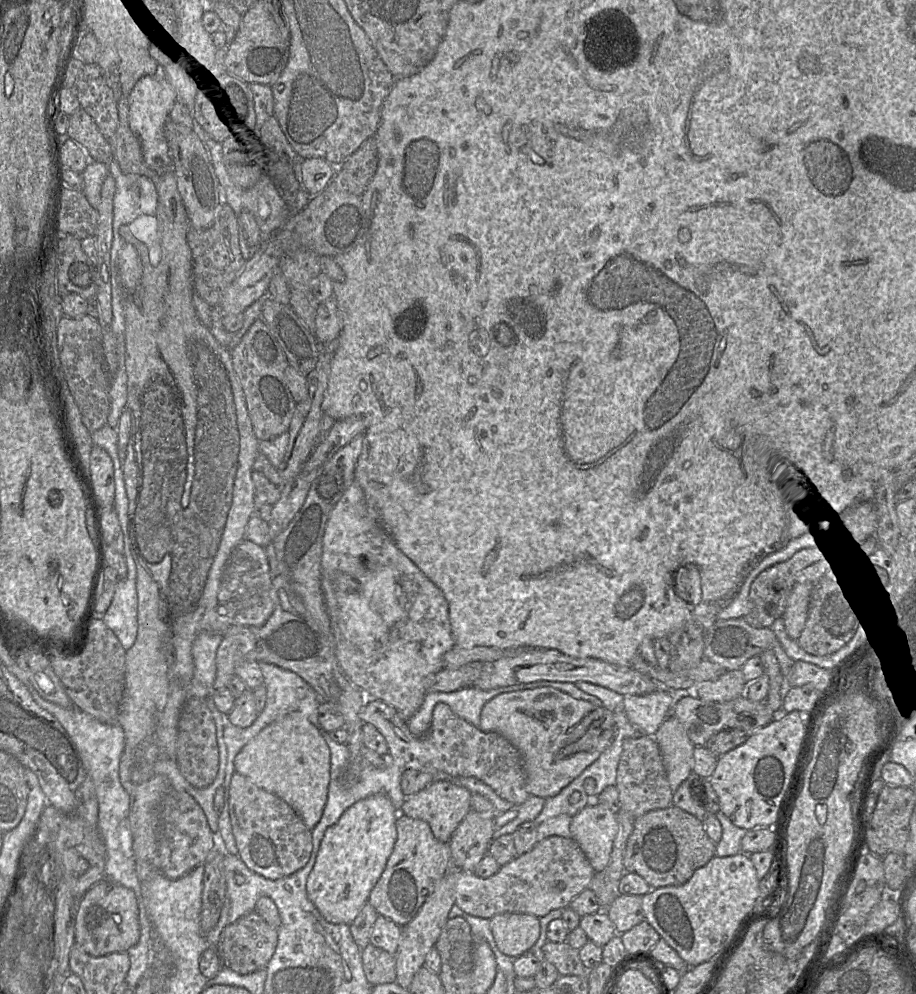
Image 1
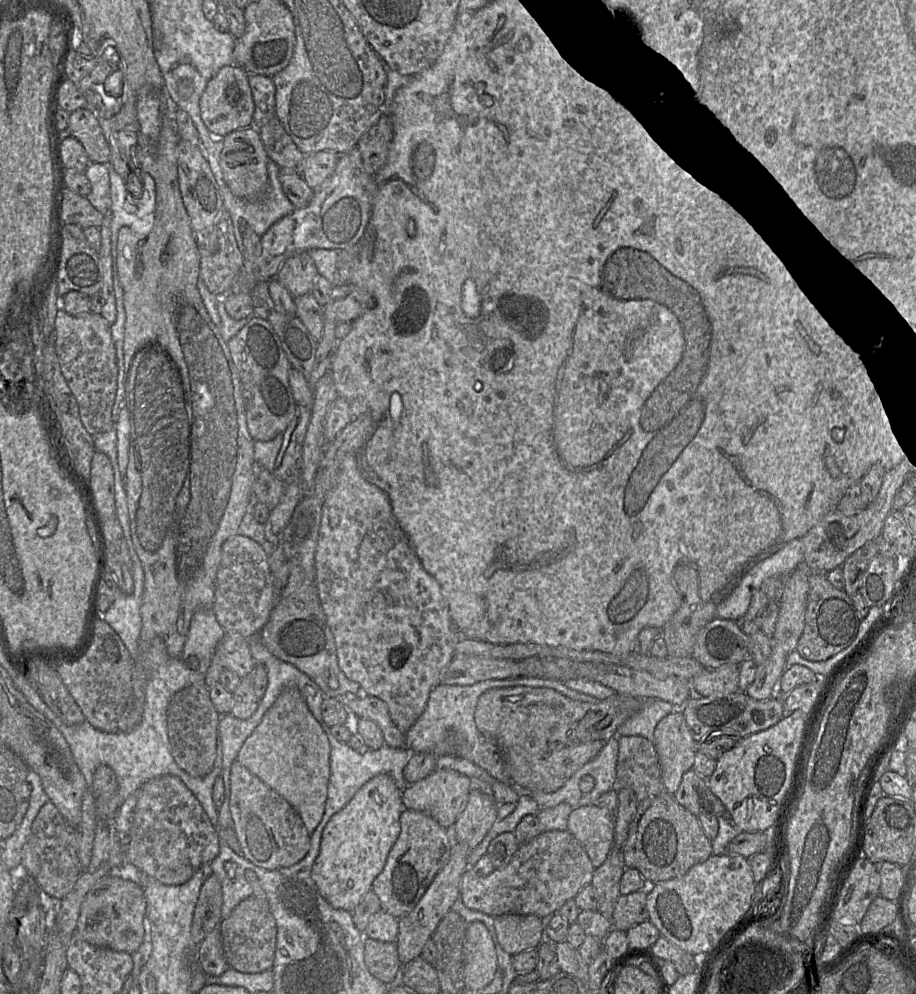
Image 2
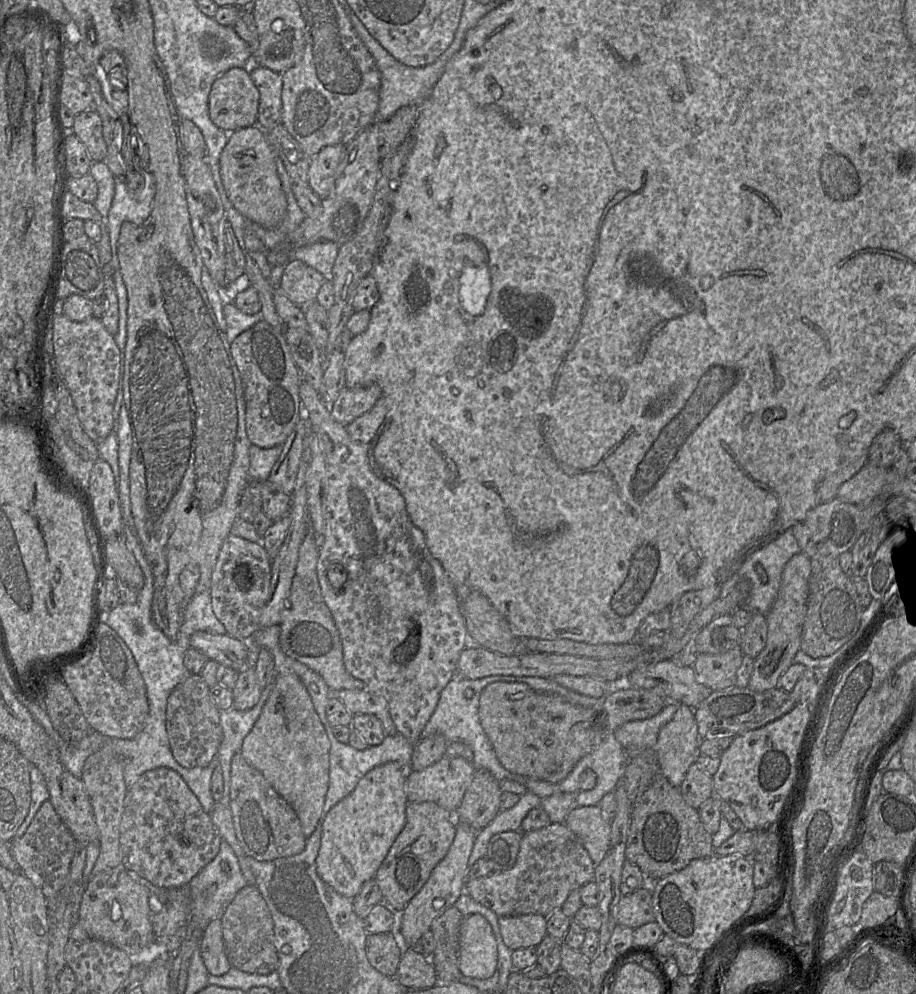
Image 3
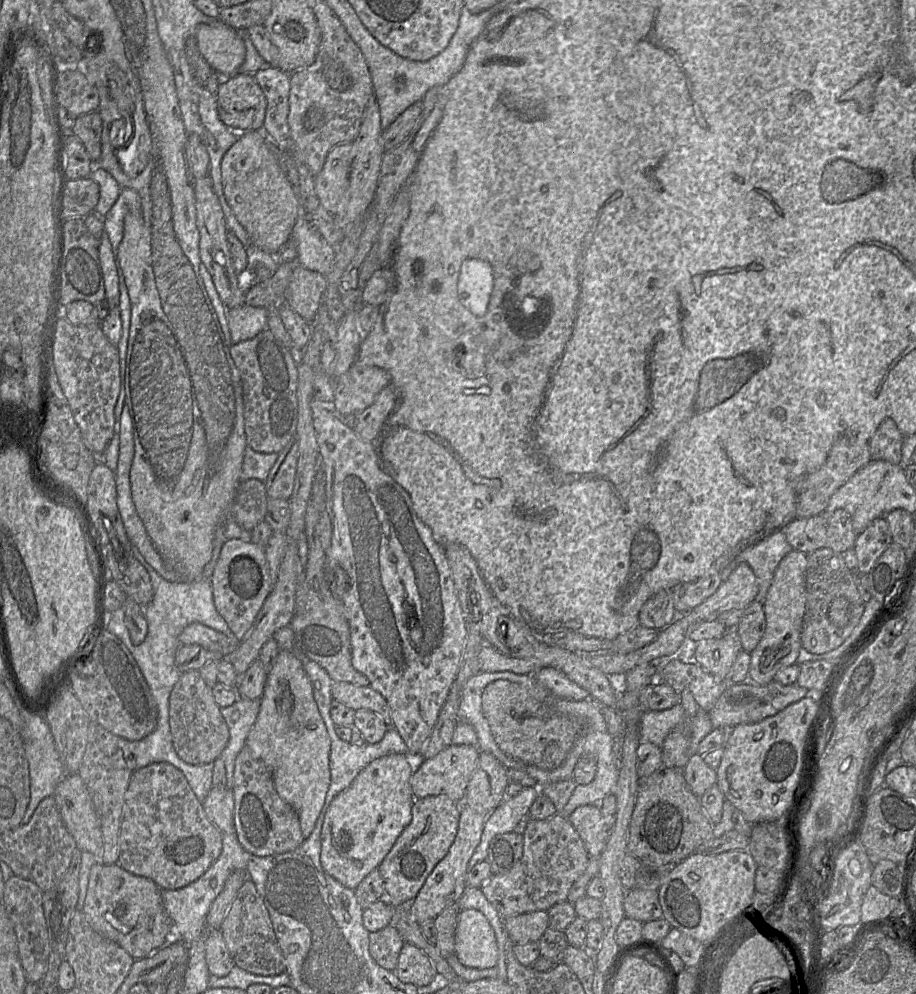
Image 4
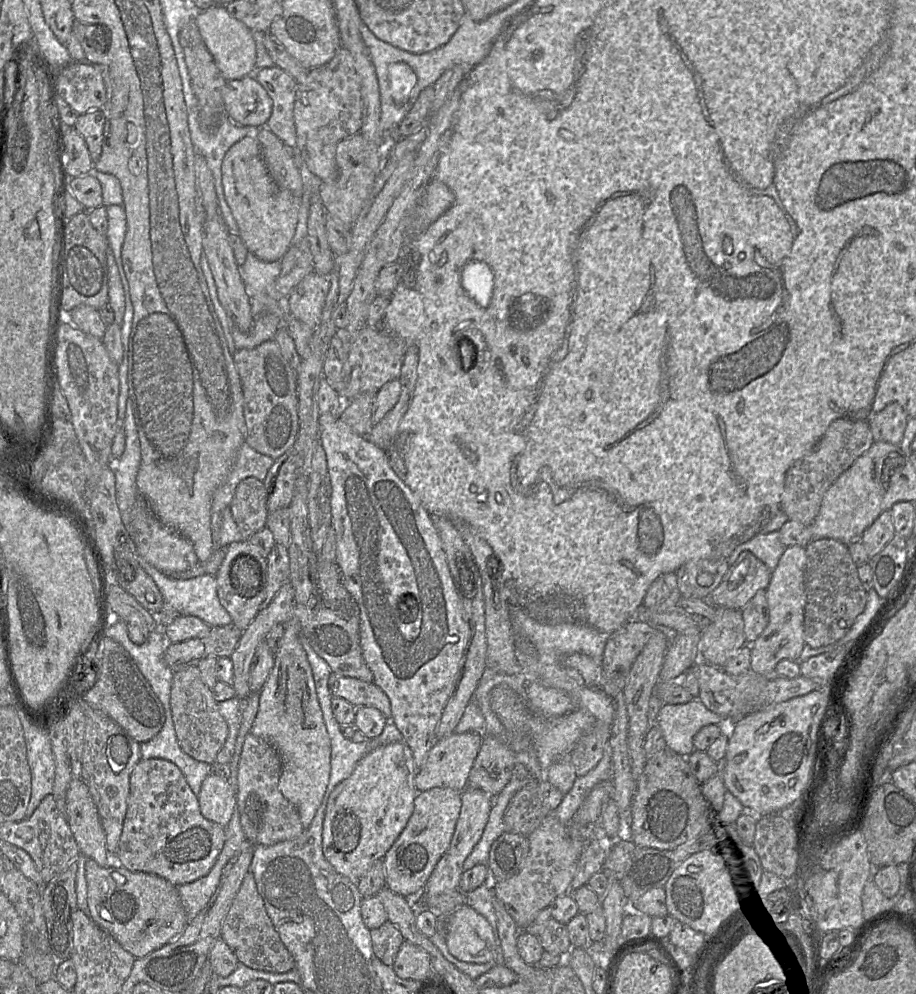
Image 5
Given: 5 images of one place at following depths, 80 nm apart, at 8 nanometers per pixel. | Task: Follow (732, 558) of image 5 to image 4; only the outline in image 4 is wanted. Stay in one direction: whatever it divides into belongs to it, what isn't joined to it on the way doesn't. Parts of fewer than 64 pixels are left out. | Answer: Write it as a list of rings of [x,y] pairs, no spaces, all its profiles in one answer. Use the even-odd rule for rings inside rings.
[[[783,530],[774,531],[739,553],[726,568],[720,571],[721,578],[725,581],[738,564],[747,563],[757,579],[758,592],[755,600],[764,603],[778,564],[791,550],[793,548],[787,542]]]

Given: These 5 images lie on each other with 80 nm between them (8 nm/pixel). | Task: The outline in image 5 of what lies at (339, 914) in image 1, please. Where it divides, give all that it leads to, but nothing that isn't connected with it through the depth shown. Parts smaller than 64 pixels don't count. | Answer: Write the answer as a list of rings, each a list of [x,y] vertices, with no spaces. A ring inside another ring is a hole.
[[[404,741],[395,742],[367,753],[351,776],[334,788],[325,811],[322,845],[325,858],[338,873],[358,881],[376,860],[384,858],[413,813],[418,793],[414,784],[417,770],[410,747]]]

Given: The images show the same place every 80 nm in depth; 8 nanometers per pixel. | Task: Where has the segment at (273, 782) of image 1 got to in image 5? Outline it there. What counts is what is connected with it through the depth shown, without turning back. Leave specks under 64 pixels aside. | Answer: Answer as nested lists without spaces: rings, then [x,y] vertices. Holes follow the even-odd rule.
[[[293,616],[284,624],[281,645],[275,654],[273,668],[260,690],[259,709],[250,733],[267,741],[278,751],[282,763],[279,790],[296,807],[301,824],[306,829],[321,805],[329,782],[331,747],[301,637],[301,625]]]

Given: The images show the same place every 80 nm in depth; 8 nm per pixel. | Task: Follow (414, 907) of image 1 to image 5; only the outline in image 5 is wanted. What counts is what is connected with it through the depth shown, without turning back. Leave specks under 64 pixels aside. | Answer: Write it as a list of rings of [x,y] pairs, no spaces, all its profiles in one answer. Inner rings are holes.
[[[432,788],[418,792],[407,825],[385,854],[386,886],[406,898],[422,891],[434,867],[448,849],[460,815],[462,792],[451,788]]]

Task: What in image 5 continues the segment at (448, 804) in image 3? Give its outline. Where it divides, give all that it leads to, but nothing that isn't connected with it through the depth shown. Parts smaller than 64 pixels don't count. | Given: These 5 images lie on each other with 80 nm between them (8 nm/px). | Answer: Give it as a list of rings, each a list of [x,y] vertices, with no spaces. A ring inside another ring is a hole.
[[[466,732],[462,734],[451,733],[439,738],[427,754],[423,765],[417,770],[414,784],[418,792],[432,788],[451,788],[462,792],[468,786],[469,774],[473,763],[479,753],[483,734]]]

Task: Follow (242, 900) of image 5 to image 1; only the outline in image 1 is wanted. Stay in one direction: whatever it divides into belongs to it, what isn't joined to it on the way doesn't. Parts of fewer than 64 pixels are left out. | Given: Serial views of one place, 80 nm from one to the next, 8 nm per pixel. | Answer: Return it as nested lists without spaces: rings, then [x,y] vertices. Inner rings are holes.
[[[256,911],[229,923],[221,932],[215,949],[222,967],[238,974],[249,974],[265,969],[278,944],[278,929],[271,927]]]

